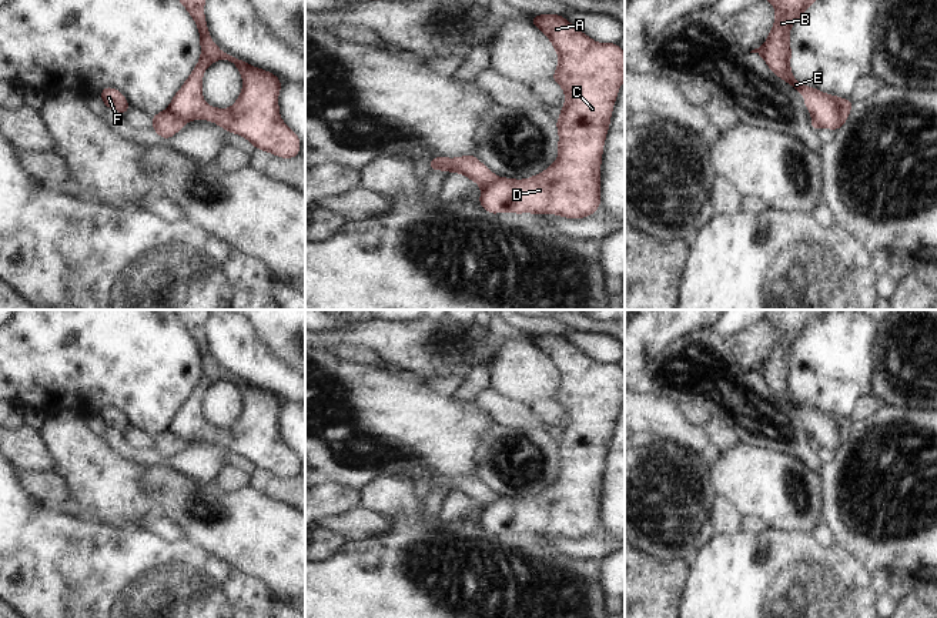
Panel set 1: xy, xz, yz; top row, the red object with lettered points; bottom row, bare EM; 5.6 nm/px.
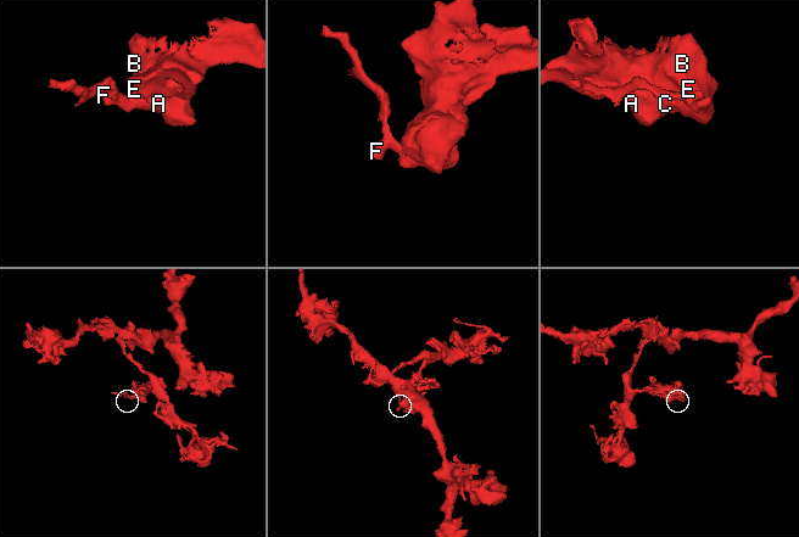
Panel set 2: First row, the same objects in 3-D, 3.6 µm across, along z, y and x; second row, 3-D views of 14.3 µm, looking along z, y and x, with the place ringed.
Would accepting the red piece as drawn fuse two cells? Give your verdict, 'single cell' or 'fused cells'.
fused cells

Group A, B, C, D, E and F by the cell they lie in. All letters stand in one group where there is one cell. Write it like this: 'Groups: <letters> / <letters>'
Groups: A B C D E / F

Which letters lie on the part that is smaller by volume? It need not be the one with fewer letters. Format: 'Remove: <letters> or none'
Remove: F

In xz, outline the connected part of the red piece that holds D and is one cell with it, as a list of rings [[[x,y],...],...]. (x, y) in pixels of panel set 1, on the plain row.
[[[559,334],[532,335],[532,345],[548,355],[559,377],[552,395],[565,411],[565,425],[556,440],[559,474],[553,484],[533,497],[501,497],[483,507],[479,525],[491,534],[509,531],[586,538],[600,525],[600,481],[612,430],[625,401],[625,373],[616,363],[596,363]]]

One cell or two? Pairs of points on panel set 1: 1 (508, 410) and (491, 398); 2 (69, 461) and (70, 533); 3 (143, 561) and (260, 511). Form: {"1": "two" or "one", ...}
{"1": "one", "2": "two", "3": "two"}

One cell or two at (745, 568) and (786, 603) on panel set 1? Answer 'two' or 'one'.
one

